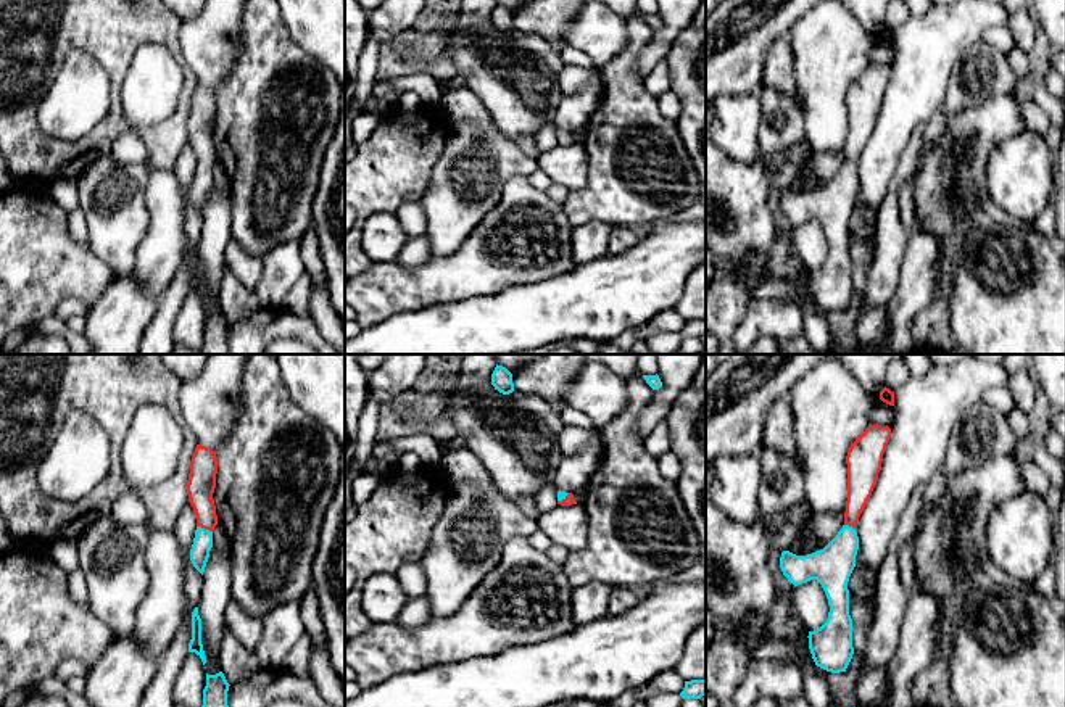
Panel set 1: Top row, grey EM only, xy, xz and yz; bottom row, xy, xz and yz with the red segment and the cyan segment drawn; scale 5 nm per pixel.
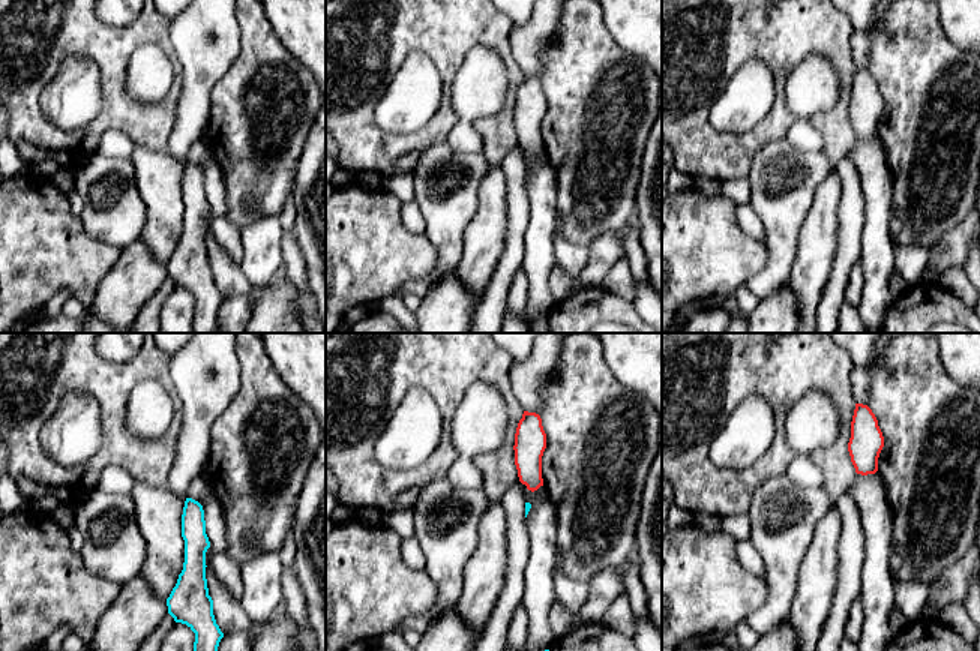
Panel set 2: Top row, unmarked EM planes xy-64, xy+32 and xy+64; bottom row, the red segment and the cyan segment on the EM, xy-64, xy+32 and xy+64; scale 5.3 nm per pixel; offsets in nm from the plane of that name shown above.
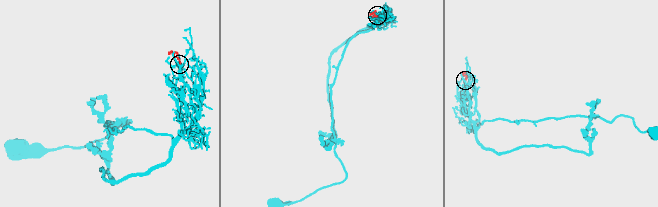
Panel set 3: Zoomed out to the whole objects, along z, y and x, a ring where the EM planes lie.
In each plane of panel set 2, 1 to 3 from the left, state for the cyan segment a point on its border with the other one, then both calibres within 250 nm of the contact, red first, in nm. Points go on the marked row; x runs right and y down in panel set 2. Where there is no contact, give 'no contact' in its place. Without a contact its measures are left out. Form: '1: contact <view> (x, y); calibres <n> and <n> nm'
1: no contact
2: no contact
3: no contact

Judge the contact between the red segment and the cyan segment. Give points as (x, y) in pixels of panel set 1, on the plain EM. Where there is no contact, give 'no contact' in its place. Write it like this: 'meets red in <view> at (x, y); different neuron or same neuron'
meets red in xy at (205, 168); same neuron

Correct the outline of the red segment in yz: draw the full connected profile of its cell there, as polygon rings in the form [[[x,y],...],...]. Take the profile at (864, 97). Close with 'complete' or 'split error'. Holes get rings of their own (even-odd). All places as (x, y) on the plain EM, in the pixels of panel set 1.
[[[872,64],[851,84],[847,103],[847,140],[844,164],[820,190],[796,195],[783,190],[780,208],[794,225],[817,219],[828,238],[827,261],[809,271],[809,288],[817,306],[839,312],[846,311],[852,293],[852,258],[849,254],[847,221],[856,206],[859,188],[857,161],[872,135],[881,110],[883,93],[891,77],[891,68]]]; split error

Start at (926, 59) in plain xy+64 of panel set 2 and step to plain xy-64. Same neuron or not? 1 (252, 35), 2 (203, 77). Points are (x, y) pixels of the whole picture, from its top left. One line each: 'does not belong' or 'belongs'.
1: belongs
2: does not belong

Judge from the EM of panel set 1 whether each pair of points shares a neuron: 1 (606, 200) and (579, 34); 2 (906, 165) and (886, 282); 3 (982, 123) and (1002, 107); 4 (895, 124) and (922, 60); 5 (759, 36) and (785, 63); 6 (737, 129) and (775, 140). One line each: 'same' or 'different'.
1: different
2: same
3: same
4: same
5: different
6: different

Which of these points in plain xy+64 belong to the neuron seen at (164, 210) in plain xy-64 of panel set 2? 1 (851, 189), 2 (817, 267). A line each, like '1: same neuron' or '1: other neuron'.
1: other neuron
2: same neuron

